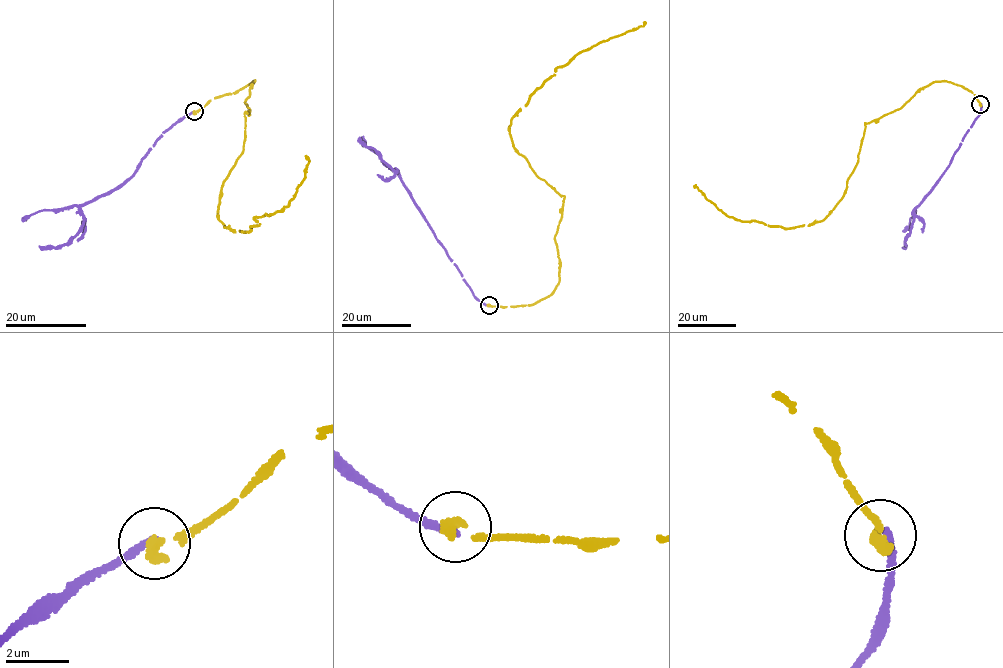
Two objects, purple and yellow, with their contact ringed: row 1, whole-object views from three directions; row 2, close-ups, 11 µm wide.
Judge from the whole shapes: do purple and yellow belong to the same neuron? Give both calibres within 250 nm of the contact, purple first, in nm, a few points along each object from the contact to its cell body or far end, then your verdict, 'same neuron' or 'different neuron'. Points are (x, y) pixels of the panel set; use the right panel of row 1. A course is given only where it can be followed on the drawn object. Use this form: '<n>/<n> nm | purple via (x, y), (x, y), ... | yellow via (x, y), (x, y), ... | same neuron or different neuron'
200/280 nm | purple via (980, 104), (979, 114), (952, 160), (914, 209), (914, 222), (906, 244), (902, 247) | yellow via (980, 104), (962, 87), (935, 81), (865, 123), (844, 196), (826, 217), (808, 225), (735, 219), (695, 185) | different neuron

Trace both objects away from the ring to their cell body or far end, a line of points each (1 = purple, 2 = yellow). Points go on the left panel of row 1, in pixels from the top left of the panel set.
1: (194, 112), (163, 132), (132, 175), (81, 205), (83, 225), (69, 242), (59, 247), (39, 245)
2: (194, 112), (254, 79), (243, 152), (219, 199), (224, 227), (247, 232), (255, 217), (284, 210), (305, 155)

